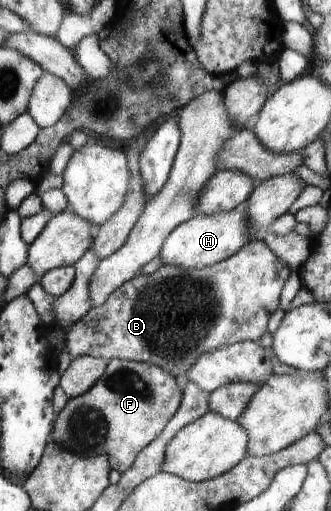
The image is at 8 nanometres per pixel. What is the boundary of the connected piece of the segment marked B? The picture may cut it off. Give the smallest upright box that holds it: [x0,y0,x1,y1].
[65,241,291,383]

